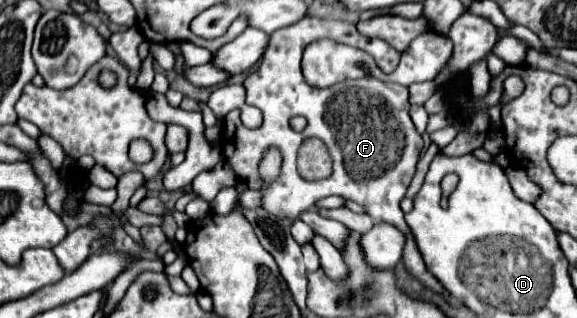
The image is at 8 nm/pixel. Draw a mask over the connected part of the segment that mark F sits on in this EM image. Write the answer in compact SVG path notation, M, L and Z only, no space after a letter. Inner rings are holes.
M305 18L297 24L285 26L271 34L269 46L263 54L261 66L251 72L243 86L247 90L247 104L257 106L263 112L263 124L267 128L267 134L259 134L259 128L251 130L245 128L239 120L239 110L229 112L223 118L225 130L221 132L221 152L225 162L231 166L235 176L249 184L251 190L261 188L261 178L257 172L261 154L269 146L277 146L283 154L283 166L279 178L273 182L271 188L267 188L263 202L265 210L279 216L281 220L297 220L301 212L307 212L313 208L317 198L325 196L341 196L347 200L353 200L365 208L365 214L369 214L375 224L387 222L403 232L405 236L405 248L401 262L405 270L417 278L425 288L437 292L447 302L451 302L449 292L443 284L439 284L433 274L425 268L425 262L417 250L417 244L413 240L413 232L409 230L403 212L399 208L399 202L403 200L409 182L415 174L415 164L419 160L419 154L423 150L423 138L417 134L411 118L409 118L409 100L407 100L407 88L399 84L385 84L373 78L363 80L347 80L343 84L335 84L329 90L317 90L311 88L303 74L301 74L301 52L309 42L315 38L333 38L337 42L355 42L357 48L377 48L377 50L393 50L387 42L377 44L377 38L367 38L357 32L357 28L349 22L341 20L319 20L319 18ZM297 114L303 114L307 118L307 126L303 132L295 132L289 124L289 120ZM307 138L321 138L323 144L329 150L329 156L333 158L333 174L323 180L305 180L297 166L297 152L301 148L301 142Z

